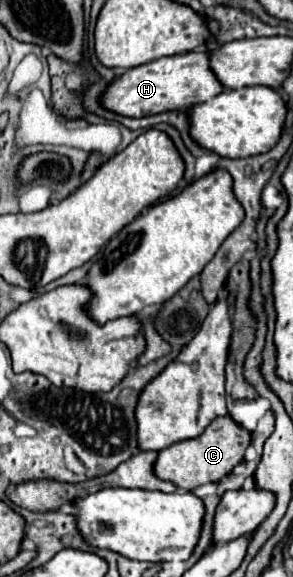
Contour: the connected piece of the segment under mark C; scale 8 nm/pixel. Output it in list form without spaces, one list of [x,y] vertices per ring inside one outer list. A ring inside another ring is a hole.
[[[221,416],[221,418],[215,418],[201,436],[185,442],[175,442],[173,446],[161,450],[153,464],[153,472],[157,478],[167,480],[177,488],[195,490],[207,482],[219,482],[239,462],[243,462],[243,454],[249,446],[249,440],[251,440],[251,434],[247,430],[239,428],[229,416]]]

